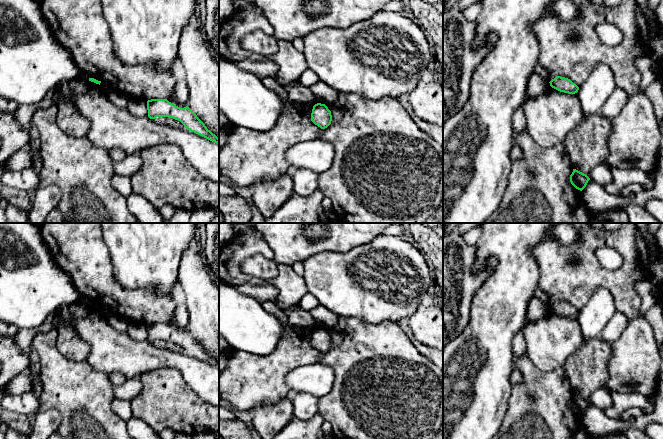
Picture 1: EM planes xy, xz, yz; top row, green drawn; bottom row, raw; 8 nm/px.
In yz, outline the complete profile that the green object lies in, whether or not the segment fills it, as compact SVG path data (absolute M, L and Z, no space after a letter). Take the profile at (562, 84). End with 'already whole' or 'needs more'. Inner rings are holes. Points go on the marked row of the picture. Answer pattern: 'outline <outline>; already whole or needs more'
outline M556 76L549 83L552 88L568 94L575 94L579 90L579 87L570 79L561 76Z; already whole

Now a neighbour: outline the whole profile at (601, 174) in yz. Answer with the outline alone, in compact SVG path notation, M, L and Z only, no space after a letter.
M604 163L594 166L589 172L589 177L590 180L602 186L611 183L613 179L611 169Z

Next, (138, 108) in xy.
M130 99L126 110L135 117L148 117L147 101Z

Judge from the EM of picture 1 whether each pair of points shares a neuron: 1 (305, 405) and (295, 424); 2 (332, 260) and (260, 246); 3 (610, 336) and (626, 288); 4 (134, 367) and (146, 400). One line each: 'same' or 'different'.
1: different
2: different
3: different
4: different

